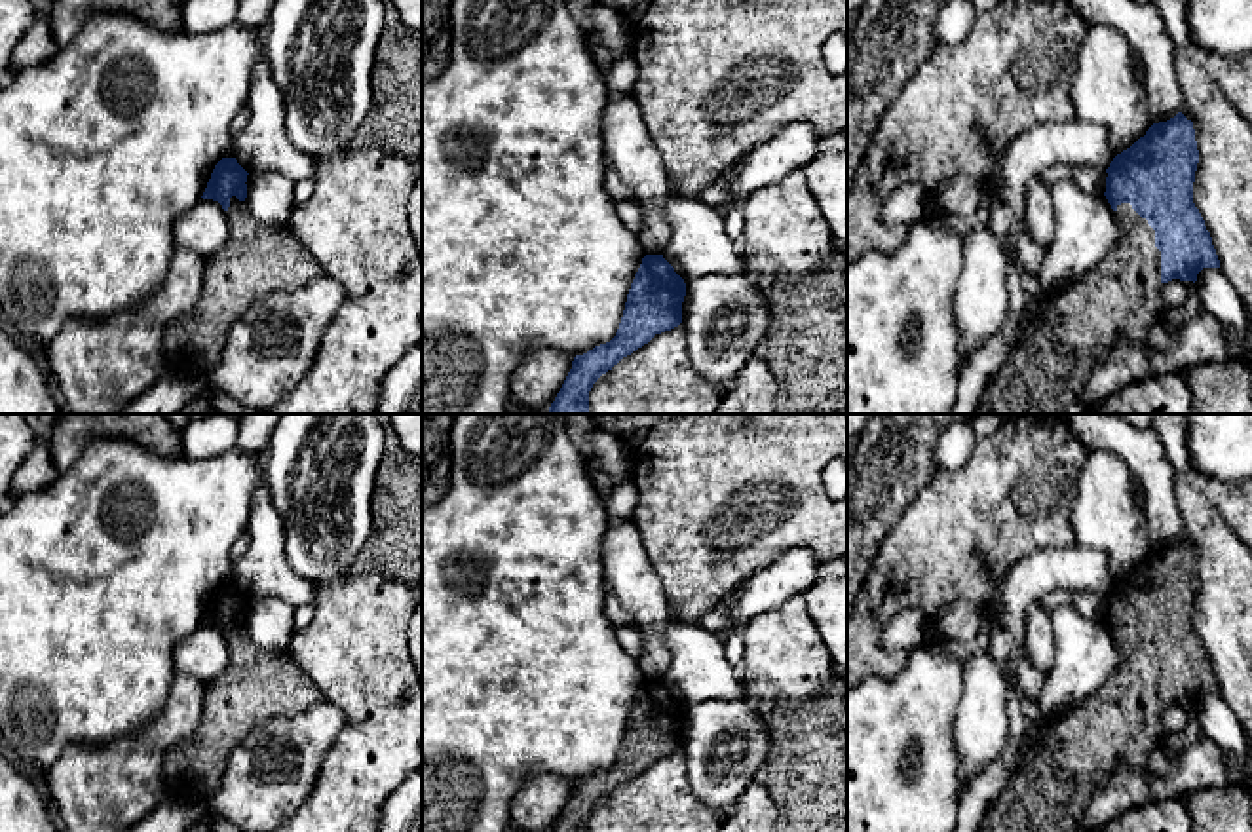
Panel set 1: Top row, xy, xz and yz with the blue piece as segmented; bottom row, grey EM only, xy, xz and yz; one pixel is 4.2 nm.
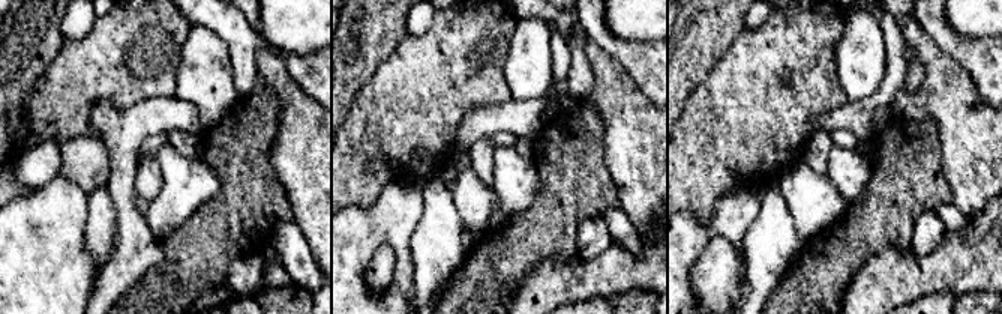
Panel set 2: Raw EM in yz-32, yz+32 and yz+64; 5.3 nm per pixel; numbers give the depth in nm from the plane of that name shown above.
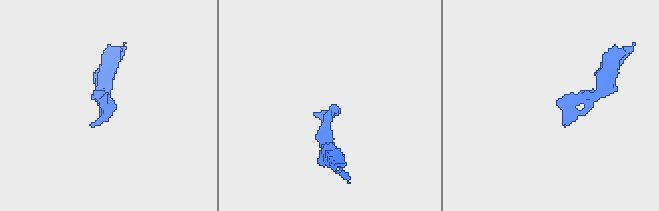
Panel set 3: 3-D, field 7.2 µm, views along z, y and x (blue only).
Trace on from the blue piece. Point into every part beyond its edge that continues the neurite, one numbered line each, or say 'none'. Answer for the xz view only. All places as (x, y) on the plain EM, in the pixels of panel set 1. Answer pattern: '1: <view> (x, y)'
none

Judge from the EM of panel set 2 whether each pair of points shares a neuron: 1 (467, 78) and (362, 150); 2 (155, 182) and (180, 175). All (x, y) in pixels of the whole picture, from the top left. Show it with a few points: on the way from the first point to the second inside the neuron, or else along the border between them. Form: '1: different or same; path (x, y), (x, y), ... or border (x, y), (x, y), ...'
1: same; path (441, 78), (437, 78), (387, 125)
2: different; border (156, 158), (161, 167), (162, 188), (150, 202)

